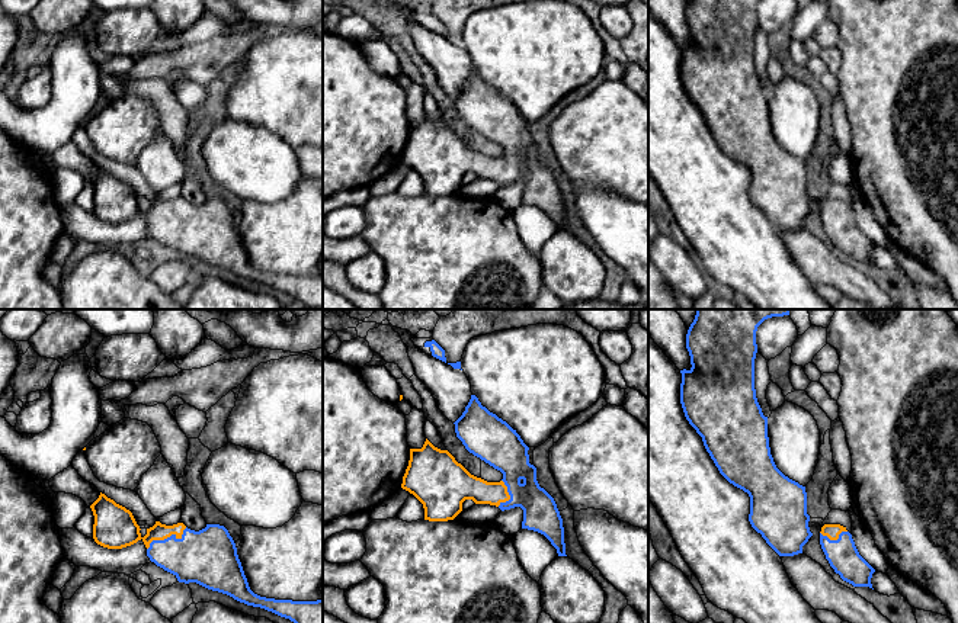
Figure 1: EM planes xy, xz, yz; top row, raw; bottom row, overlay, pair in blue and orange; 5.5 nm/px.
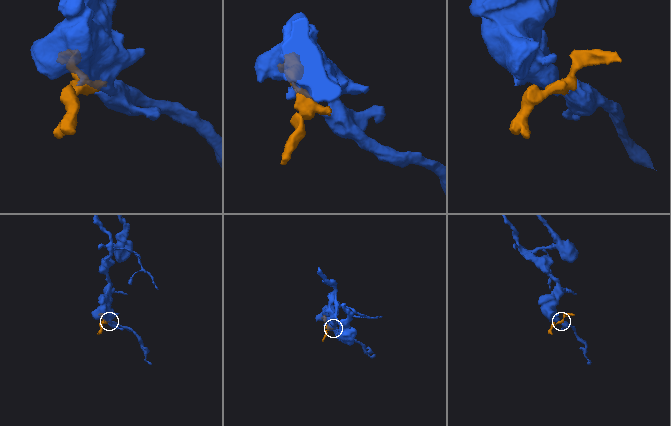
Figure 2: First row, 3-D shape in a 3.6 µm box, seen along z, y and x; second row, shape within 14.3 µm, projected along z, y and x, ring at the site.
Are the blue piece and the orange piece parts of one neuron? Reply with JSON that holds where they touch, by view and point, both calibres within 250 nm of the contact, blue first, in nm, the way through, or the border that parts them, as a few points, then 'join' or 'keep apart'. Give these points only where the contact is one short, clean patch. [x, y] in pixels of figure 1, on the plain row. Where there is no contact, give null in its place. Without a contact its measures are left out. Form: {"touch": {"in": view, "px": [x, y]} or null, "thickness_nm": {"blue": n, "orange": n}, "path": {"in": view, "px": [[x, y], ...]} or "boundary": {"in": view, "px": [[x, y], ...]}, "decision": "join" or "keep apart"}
{"touch": {"in": "xy", "px": [167, 212]}, "thickness_nm": {"blue": 300, "orange": 160}, "path": {"in": "xy", "px": [[208, 231], [185, 228], [167, 212], [138, 212], [124, 205]]}, "decision": "join"}

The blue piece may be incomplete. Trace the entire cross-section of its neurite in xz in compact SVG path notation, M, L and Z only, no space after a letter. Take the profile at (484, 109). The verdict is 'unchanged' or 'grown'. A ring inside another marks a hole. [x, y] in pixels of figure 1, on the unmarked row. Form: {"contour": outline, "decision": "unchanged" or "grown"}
{"contour": "M471 70L462 90L454 97L456 112L465 123L503 148L500 157L487 157L471 150L448 125L435 122L427 113L422 123L410 123L410 135L403 151L401 163L413 168L424 183L424 195L448 196L462 186L462 177L490 179L502 186L520 182L523 184L522 203L544 209L557 224L558 231L565 229L563 193L554 173L539 161L536 142L529 138L529 122L506 96L481 80Z", "decision": "grown"}

